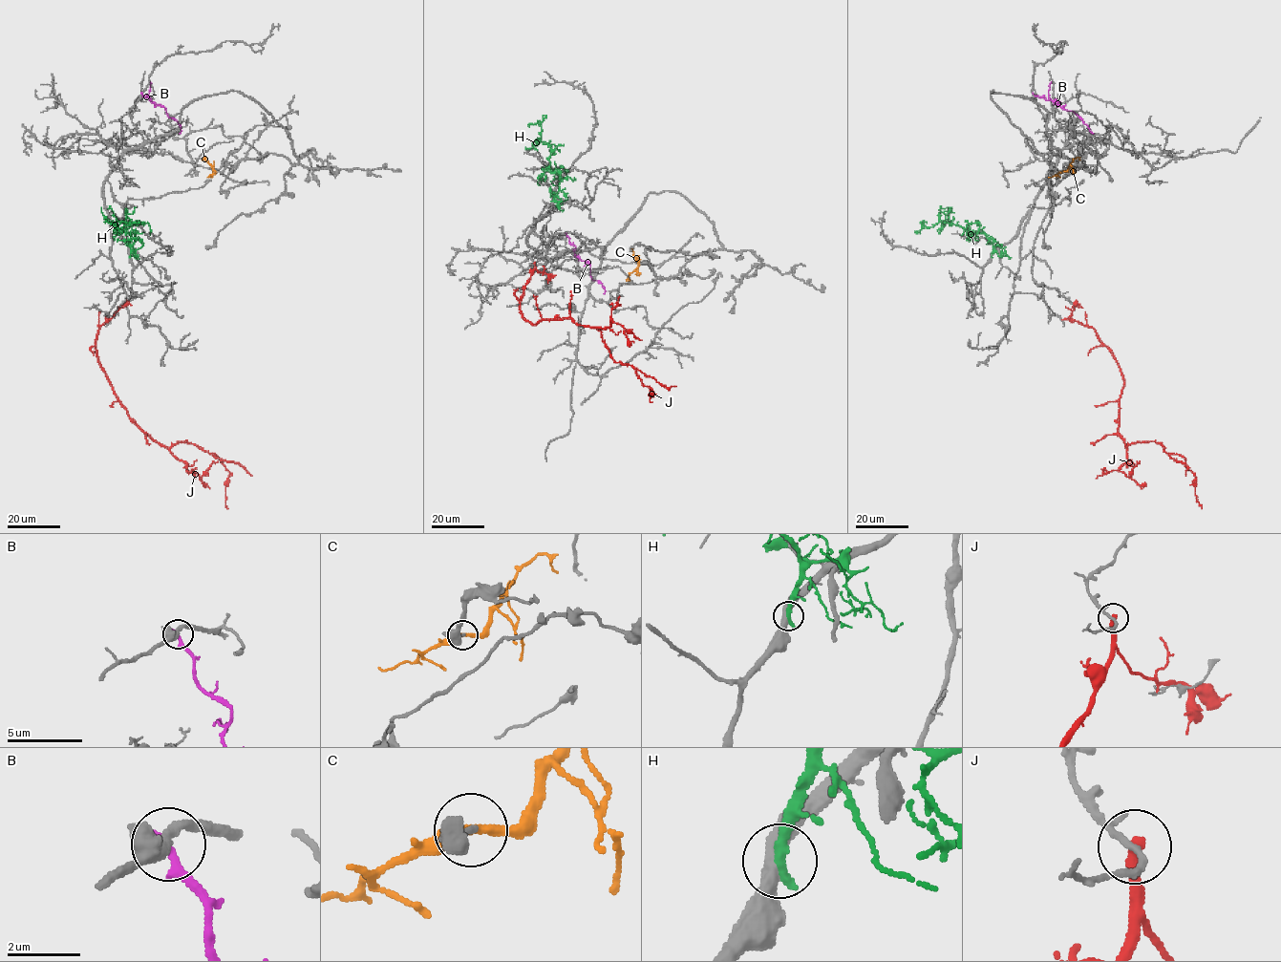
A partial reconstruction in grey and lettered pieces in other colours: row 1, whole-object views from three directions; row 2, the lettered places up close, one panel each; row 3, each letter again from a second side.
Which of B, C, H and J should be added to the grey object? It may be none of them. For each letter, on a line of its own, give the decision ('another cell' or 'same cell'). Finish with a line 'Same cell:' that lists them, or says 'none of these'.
B: another cell
C: another cell
H: another cell
J: another cell
Same cell: none of these

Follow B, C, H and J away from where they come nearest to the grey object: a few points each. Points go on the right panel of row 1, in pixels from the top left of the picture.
B: (1034, 94), (1073, 111), (1093, 134)
C: (1063, 171), (1077, 157), (1080, 160)
H: (991, 256), (992, 244), (982, 233), (971, 233), (944, 222), (927, 227), (923, 224), (927, 223)
J: (1061, 319), (1091, 327), (1122, 374), (1118, 433), (1126, 447), (1156, 441), (1182, 456), (1194, 474), (1201, 508)

